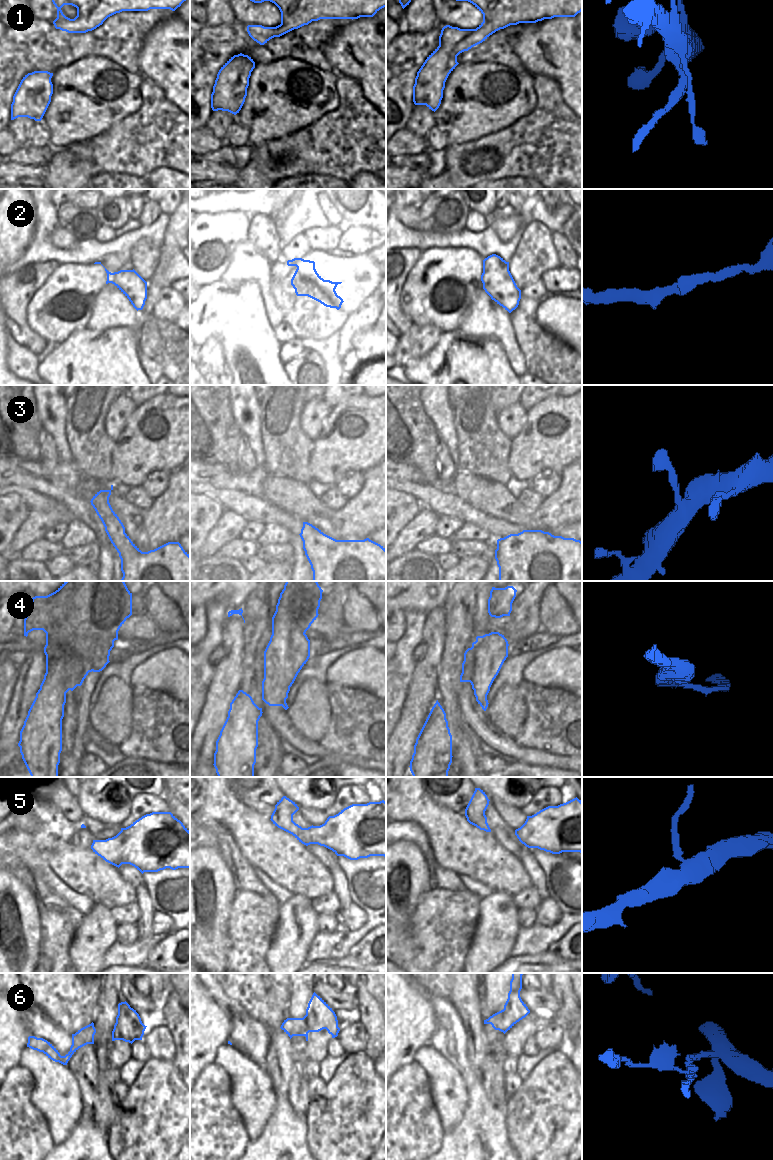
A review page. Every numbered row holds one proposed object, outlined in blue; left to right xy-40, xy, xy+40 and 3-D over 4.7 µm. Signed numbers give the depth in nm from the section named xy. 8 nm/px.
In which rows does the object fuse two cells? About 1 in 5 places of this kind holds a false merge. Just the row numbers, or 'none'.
4

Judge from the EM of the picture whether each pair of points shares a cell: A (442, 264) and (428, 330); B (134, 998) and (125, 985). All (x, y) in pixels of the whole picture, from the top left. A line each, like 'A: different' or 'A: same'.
A: different
B: same

